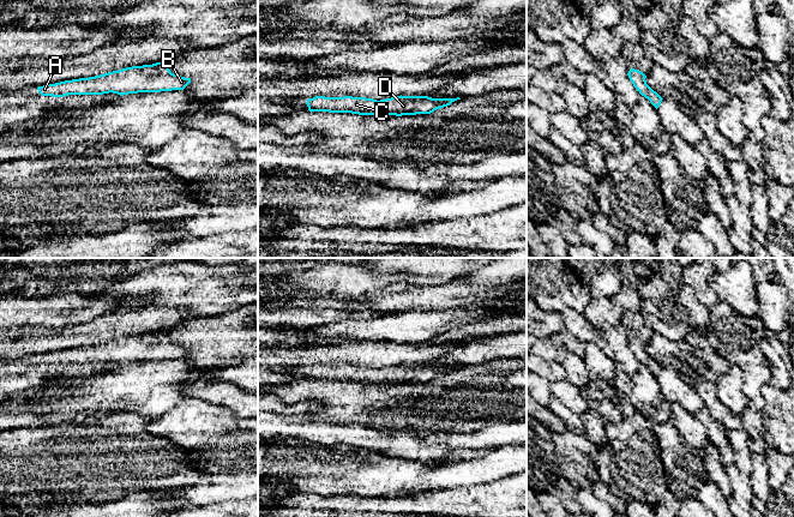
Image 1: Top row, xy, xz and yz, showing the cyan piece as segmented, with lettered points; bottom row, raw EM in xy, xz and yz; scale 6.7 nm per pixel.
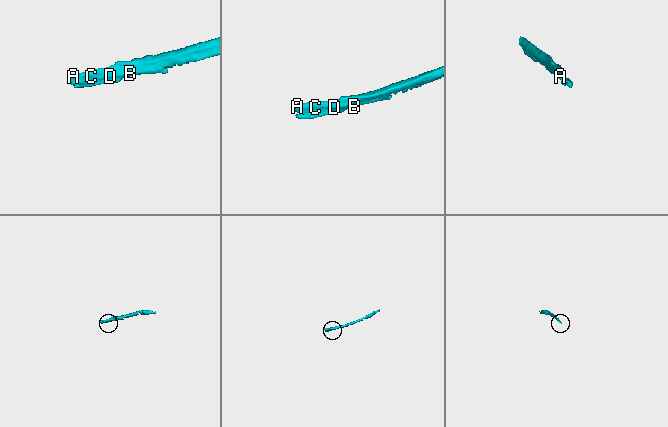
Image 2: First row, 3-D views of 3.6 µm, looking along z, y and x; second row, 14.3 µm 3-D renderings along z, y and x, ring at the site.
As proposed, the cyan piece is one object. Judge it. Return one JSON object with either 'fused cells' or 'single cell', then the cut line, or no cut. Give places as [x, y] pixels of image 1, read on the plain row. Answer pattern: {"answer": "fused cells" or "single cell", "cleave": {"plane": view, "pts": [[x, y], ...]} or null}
{"answer": "single cell", "cleave": null}

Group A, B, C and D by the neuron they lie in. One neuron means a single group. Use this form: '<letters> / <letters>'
A B C D

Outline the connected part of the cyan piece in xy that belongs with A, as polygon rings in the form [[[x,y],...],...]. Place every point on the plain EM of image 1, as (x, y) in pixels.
[[[166,331],[132,335],[104,343],[65,349],[55,353],[38,355],[42,365],[64,366],[68,363],[103,363],[118,362],[120,365],[138,361],[161,361],[184,359],[191,351],[170,341]]]

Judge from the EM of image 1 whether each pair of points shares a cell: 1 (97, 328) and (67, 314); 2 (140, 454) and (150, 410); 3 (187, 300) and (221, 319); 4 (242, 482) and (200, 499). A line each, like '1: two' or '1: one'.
1: two
2: two
3: two
4: one

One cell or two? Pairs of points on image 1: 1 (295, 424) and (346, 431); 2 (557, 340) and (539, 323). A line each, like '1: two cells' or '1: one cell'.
1: one cell
2: two cells

